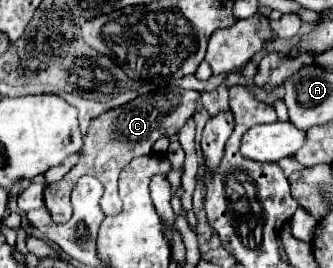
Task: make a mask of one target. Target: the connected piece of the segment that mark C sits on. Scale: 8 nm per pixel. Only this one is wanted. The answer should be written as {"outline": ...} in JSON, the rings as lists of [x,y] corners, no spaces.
{"outline":[[[166,87],[166,89],[154,89],[146,95],[138,95],[136,99],[128,101],[122,107],[110,109],[96,119],[90,121],[88,133],[84,135],[84,145],[80,149],[78,163],[56,183],[46,185],[44,189],[44,201],[46,207],[56,223],[66,223],[72,215],[70,205],[70,191],[74,189],[76,181],[82,175],[94,175],[104,185],[104,195],[100,199],[100,207],[106,215],[116,215],[122,209],[122,201],[118,197],[118,175],[120,171],[136,157],[146,155],[152,151],[152,145],[156,139],[176,135],[180,127],[196,113],[196,101],[198,91],[186,91],[182,87]]]}

